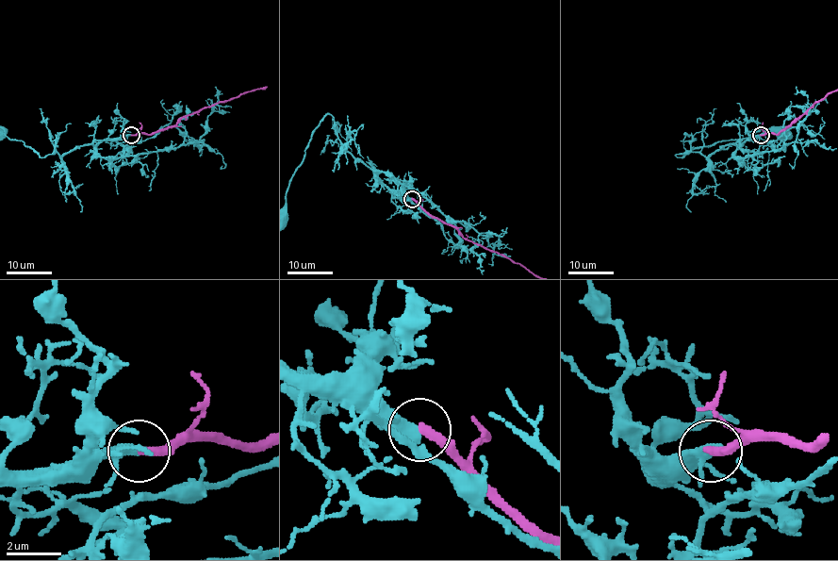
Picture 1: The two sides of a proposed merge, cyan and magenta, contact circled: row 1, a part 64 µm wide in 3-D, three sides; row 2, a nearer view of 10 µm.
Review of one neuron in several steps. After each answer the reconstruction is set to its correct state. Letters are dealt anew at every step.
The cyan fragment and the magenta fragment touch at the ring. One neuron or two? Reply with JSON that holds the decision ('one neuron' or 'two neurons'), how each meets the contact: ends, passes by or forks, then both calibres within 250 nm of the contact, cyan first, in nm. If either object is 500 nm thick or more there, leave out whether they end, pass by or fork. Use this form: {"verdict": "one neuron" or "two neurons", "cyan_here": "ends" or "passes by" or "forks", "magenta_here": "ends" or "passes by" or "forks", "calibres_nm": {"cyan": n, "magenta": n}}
{"verdict": "one neuron", "cyan_here": "passes by", "magenta_here": "ends", "calibres_nm": {"cyan": 360, "magenta": 320}}

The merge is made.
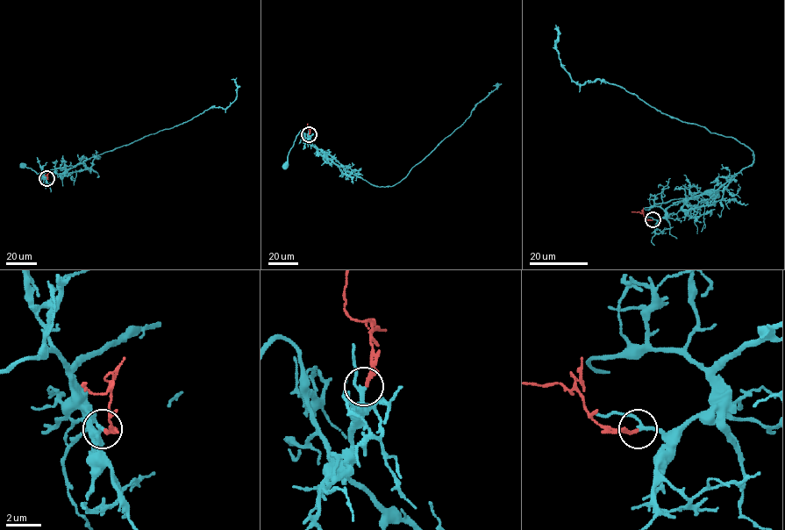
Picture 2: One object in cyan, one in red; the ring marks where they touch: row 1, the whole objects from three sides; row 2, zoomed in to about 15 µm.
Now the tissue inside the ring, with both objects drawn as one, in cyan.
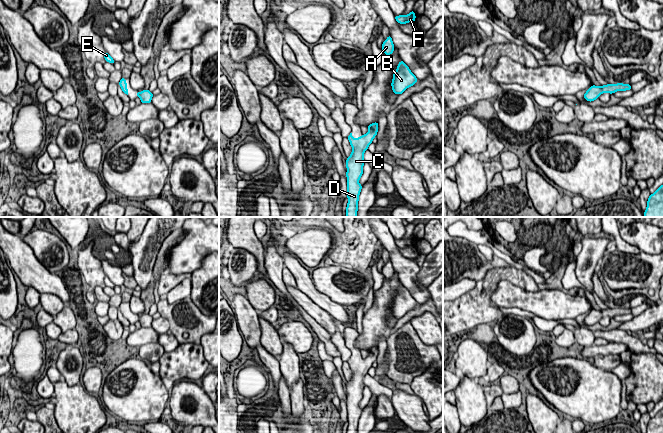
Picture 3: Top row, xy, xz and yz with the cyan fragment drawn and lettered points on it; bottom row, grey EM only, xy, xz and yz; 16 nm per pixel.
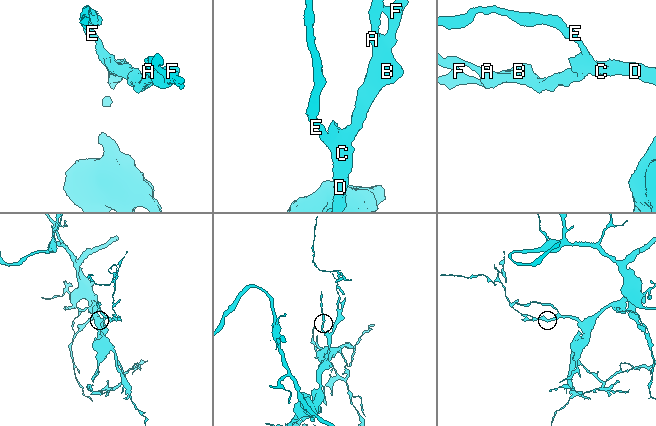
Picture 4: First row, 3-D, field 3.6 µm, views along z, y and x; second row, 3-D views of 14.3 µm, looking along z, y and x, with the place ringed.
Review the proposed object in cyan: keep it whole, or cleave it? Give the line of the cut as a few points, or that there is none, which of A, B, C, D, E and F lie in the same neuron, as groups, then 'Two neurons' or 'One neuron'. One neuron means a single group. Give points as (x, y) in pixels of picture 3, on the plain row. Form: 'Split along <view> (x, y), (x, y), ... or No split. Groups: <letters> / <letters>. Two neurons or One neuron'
No split. Groups: A B C D E F. One neuron

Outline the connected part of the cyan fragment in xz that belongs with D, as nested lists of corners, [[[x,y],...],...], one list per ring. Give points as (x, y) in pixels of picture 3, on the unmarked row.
[[[378,346],[370,348],[369,355],[359,362],[353,362],[352,357],[347,361],[352,370],[352,377],[346,384],[347,391],[347,421],[348,428],[346,433],[358,433],[359,418],[362,409],[359,408],[359,403],[363,398],[364,376],[368,374],[368,370],[377,359]]]

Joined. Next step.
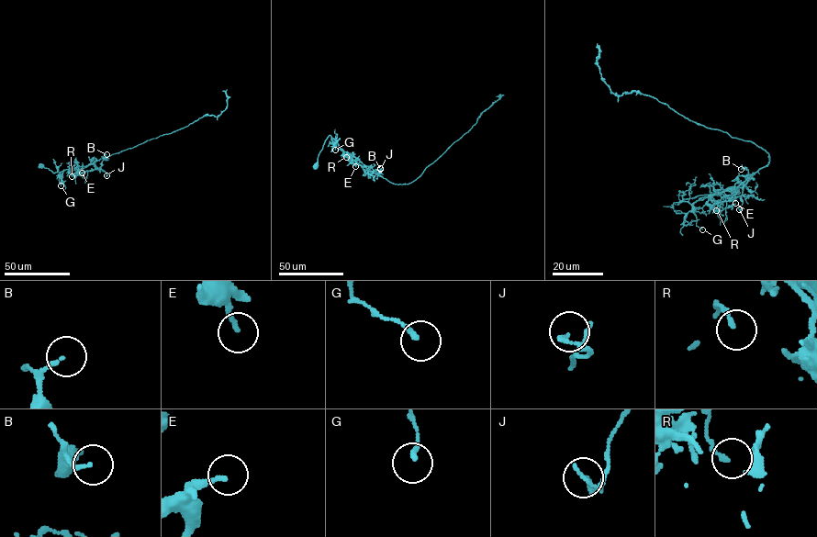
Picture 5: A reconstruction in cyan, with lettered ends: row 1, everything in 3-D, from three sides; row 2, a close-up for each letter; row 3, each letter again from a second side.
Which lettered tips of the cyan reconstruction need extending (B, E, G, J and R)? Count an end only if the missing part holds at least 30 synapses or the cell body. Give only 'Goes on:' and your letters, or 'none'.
Goes on: none

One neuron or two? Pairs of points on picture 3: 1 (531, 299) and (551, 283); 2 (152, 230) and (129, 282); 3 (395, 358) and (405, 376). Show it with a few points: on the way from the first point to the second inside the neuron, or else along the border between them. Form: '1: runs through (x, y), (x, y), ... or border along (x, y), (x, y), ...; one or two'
1: border along (538, 289), (559, 289), (562, 291); two
2: border along (133, 278), (137, 284); two
3: runs through (399, 362), (403, 366), (403, 372); one

